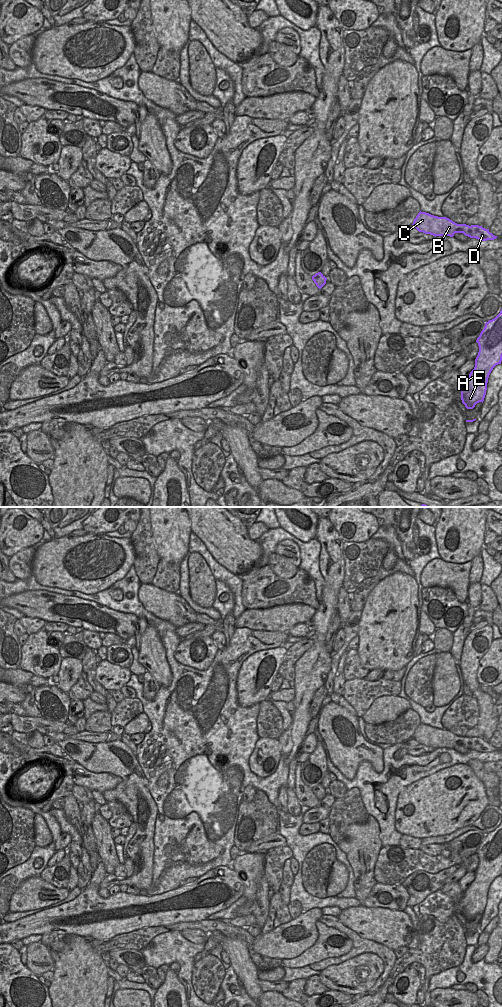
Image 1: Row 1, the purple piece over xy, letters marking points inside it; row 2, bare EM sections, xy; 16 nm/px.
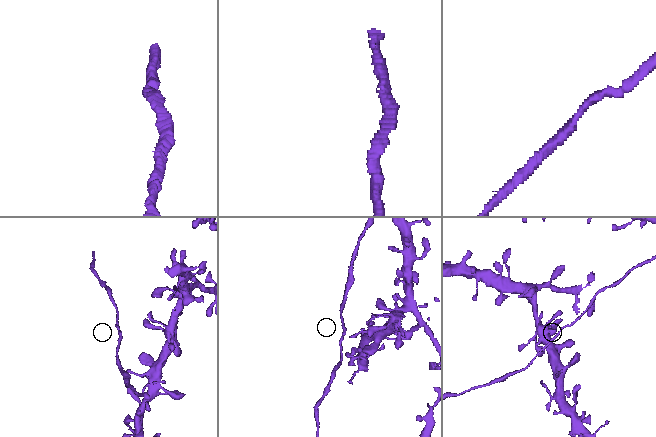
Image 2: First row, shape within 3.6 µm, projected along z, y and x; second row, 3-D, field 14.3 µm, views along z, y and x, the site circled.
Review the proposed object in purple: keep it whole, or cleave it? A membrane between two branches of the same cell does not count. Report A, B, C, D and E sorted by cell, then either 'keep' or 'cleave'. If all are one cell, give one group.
A B C D E | keep

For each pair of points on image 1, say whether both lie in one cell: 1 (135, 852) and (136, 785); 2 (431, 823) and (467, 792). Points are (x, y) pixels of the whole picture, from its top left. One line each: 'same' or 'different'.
1: same
2: same

